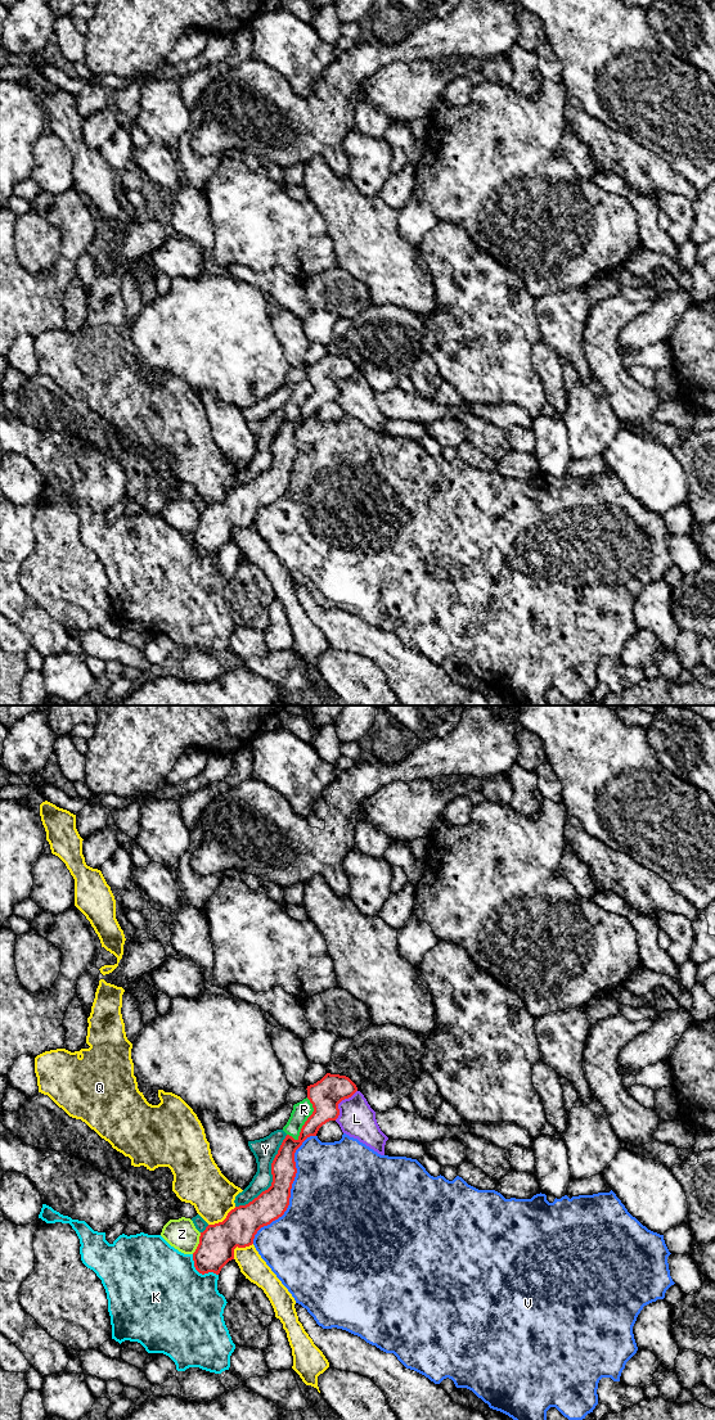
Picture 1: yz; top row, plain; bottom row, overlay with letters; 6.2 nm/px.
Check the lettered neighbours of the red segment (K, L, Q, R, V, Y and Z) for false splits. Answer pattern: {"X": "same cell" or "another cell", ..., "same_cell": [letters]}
{"K": "another cell", "L": "another cell", "Q": "another cell", "R": "another cell", "V": "another cell", "Y": "another cell", "Z": "another cell", "same_cell": []}

